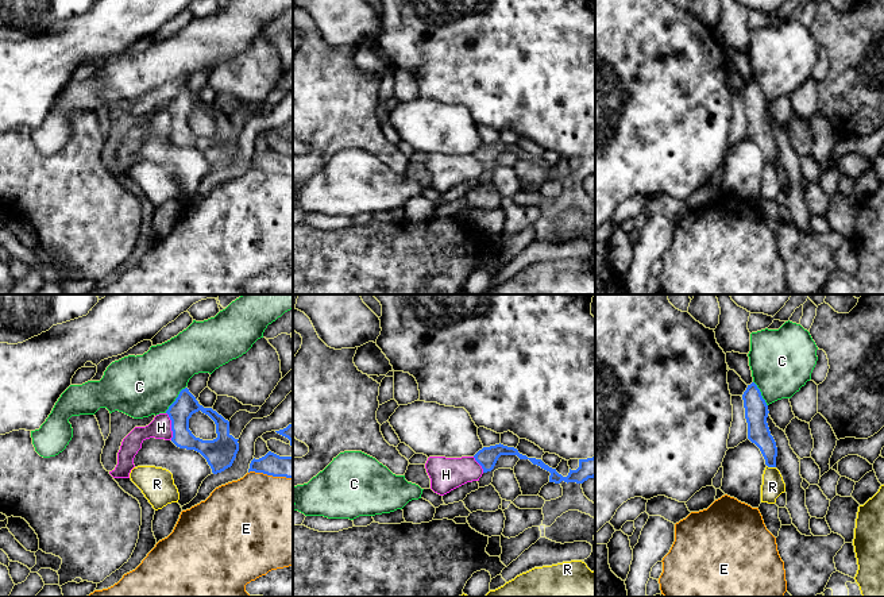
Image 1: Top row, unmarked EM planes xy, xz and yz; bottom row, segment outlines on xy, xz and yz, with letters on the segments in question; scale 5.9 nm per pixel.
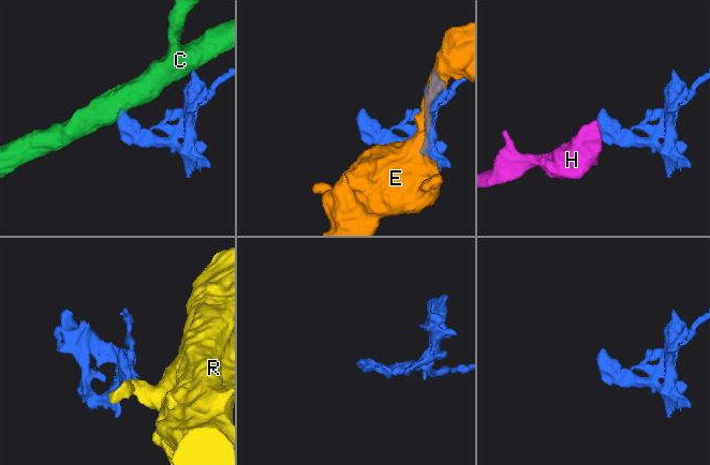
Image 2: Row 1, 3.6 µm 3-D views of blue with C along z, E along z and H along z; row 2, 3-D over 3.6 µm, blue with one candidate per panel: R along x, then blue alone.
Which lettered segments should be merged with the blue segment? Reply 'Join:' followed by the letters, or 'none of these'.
Join: none of these

